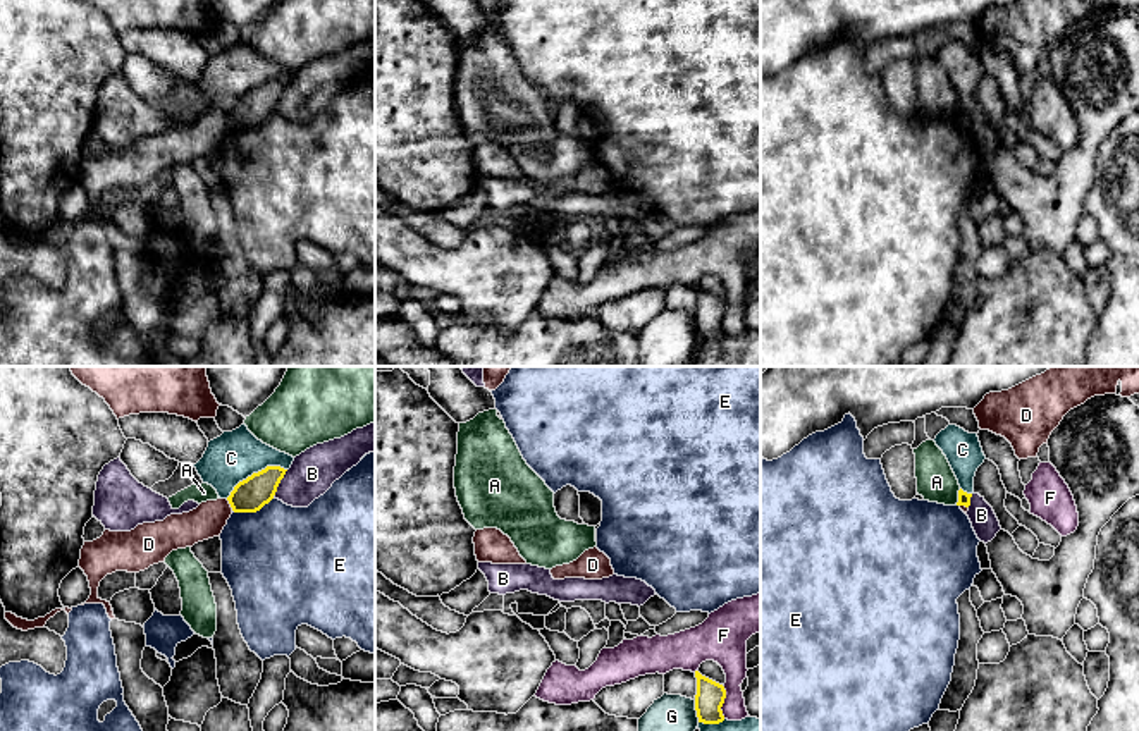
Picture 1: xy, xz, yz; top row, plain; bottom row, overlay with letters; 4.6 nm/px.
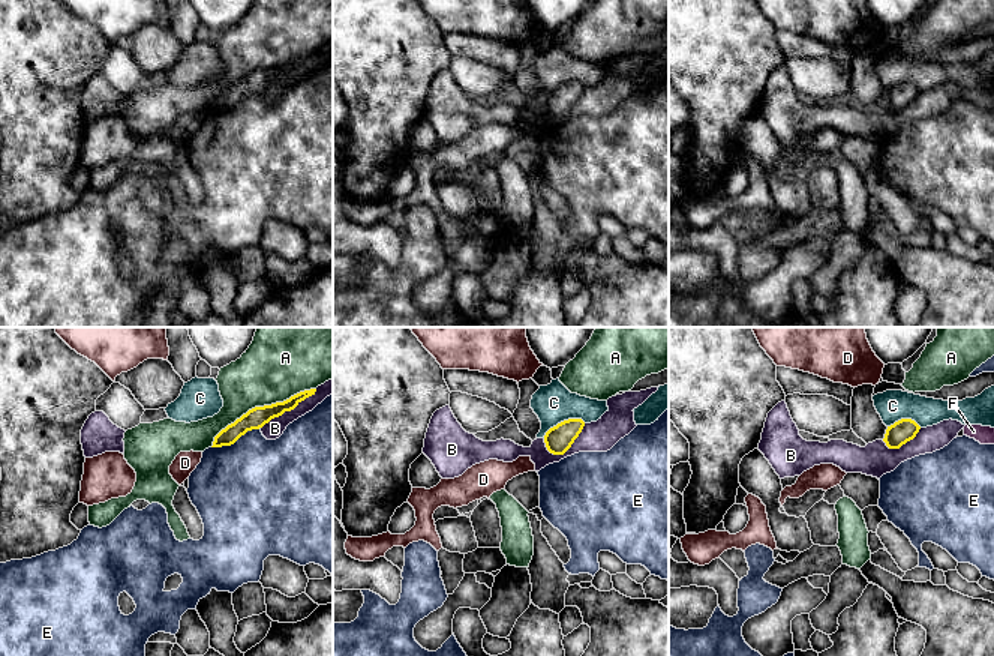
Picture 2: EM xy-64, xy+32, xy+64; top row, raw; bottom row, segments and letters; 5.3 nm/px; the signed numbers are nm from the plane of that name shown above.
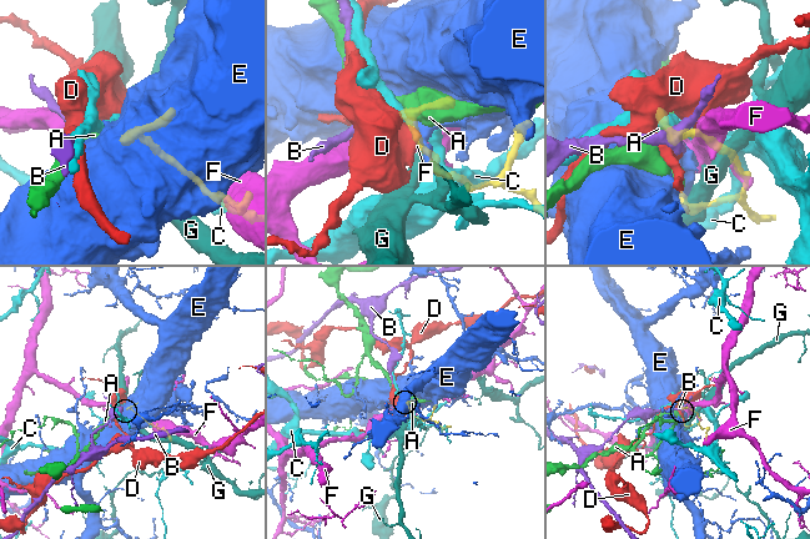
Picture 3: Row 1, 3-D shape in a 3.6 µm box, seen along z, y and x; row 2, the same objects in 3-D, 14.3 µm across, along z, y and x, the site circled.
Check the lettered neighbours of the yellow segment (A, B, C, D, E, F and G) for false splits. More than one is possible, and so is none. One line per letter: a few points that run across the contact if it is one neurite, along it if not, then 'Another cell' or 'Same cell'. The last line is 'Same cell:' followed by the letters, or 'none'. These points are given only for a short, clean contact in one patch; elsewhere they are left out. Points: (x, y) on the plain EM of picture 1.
A: Another cell
B: Another cell
C: Another cell
D: Line: xy (226, 114), (233, 124). Another cell
E: Another cell
F: Another cell
G: Line: xz (694, 315), (699, 336). Another cell
Same cell: none

